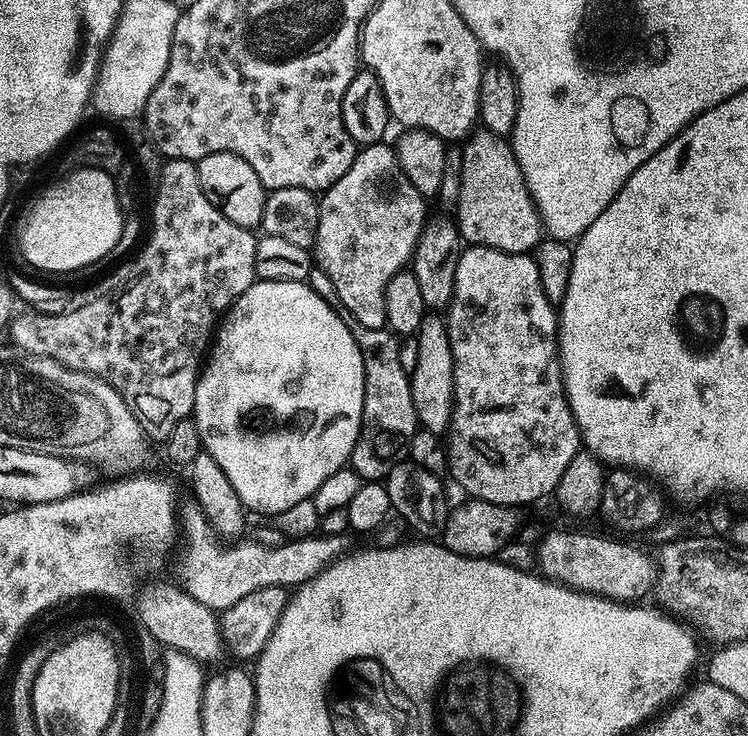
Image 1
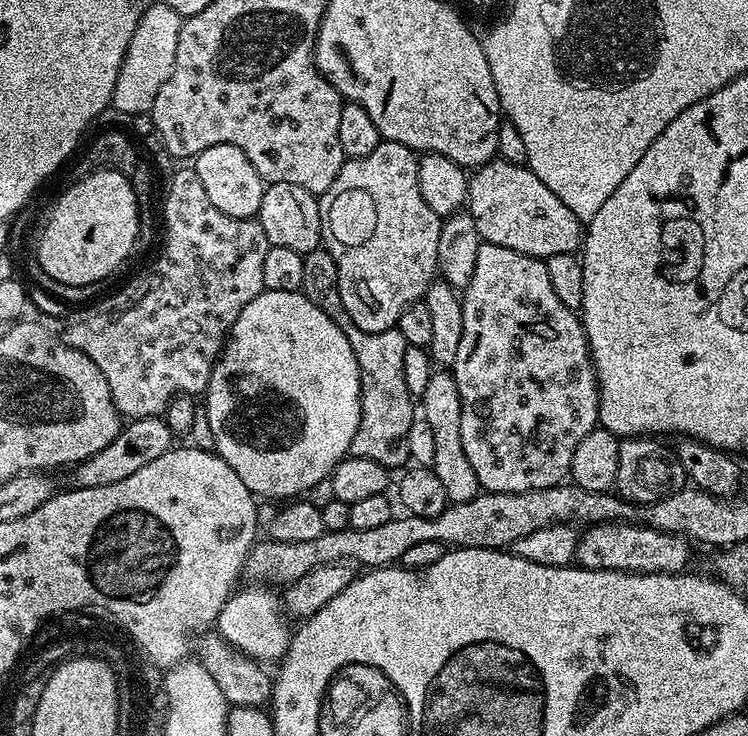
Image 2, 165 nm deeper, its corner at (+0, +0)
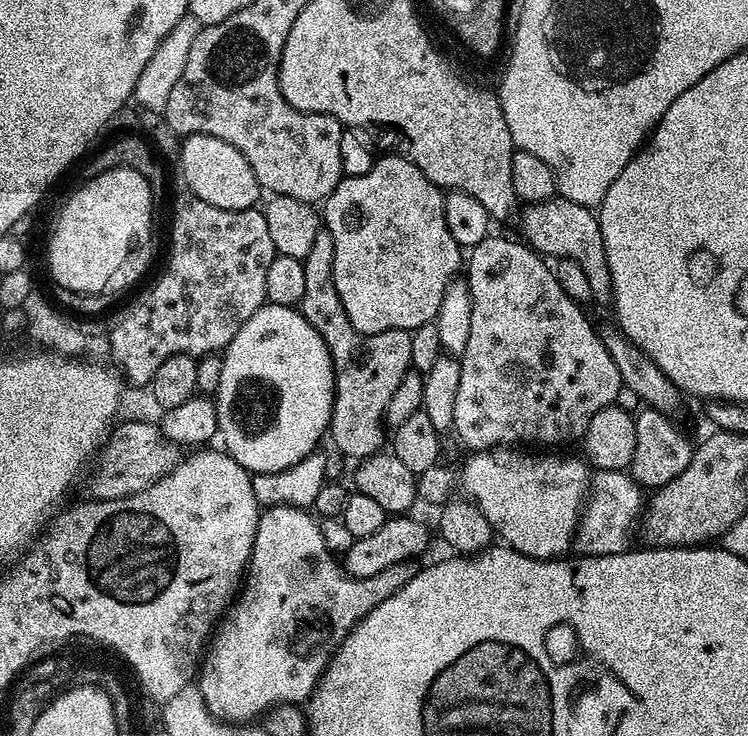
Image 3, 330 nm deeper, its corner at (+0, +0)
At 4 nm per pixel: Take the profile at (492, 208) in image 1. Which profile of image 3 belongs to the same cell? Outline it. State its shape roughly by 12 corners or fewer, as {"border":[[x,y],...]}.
{"border":[[563,198],[529,204],[519,235],[578,262],[595,303],[612,299],[597,213]]}

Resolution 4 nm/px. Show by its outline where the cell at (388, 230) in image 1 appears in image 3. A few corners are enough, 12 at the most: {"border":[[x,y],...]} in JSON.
{"border":[[403,154],[322,204],[359,332],[433,323],[462,249]]}

